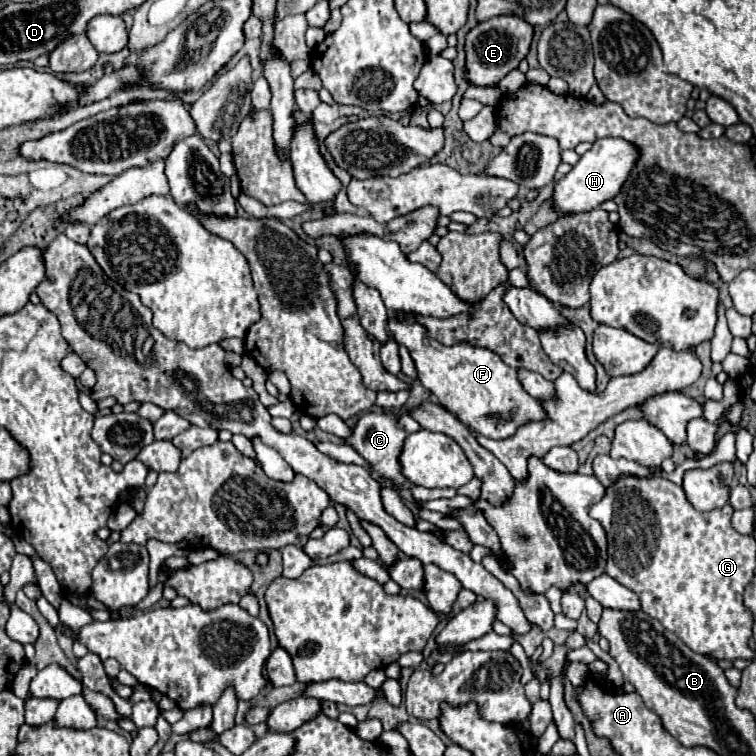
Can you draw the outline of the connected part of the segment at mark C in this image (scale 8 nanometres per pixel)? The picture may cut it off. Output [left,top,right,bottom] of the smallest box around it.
[346,412,412,488]

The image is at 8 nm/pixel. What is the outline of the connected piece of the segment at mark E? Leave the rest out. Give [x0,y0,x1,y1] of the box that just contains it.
[466,14,534,86]

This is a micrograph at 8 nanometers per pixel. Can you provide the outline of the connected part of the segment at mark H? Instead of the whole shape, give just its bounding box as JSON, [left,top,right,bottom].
[554,138,640,214]

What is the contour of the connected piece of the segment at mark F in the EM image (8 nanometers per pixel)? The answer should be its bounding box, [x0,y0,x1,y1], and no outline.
[388,314,546,440]

